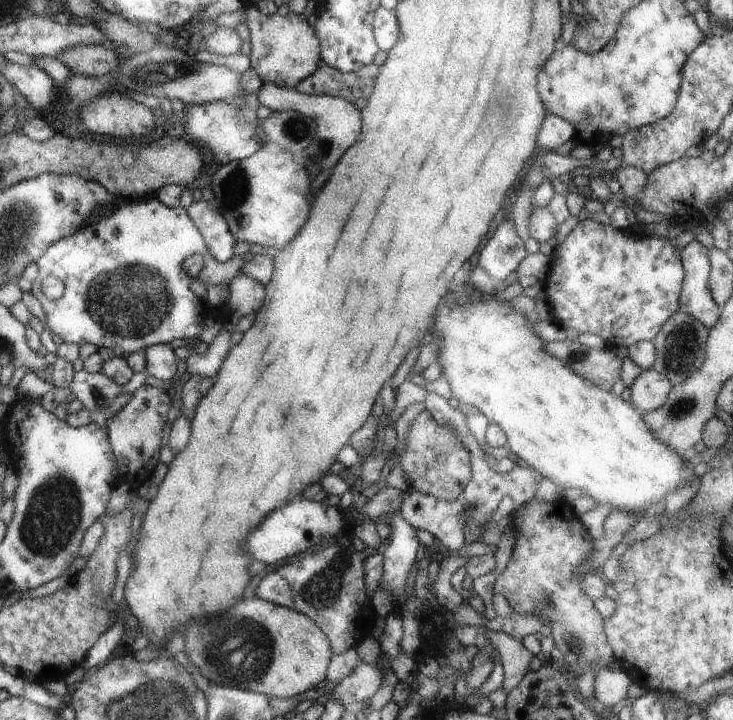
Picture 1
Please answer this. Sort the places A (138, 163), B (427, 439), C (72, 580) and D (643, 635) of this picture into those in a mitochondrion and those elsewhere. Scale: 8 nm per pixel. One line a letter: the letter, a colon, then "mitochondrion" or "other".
A: other
B: mitochondrion
C: other
D: other

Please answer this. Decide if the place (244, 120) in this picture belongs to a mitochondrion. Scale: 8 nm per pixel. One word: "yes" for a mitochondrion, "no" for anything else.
no

